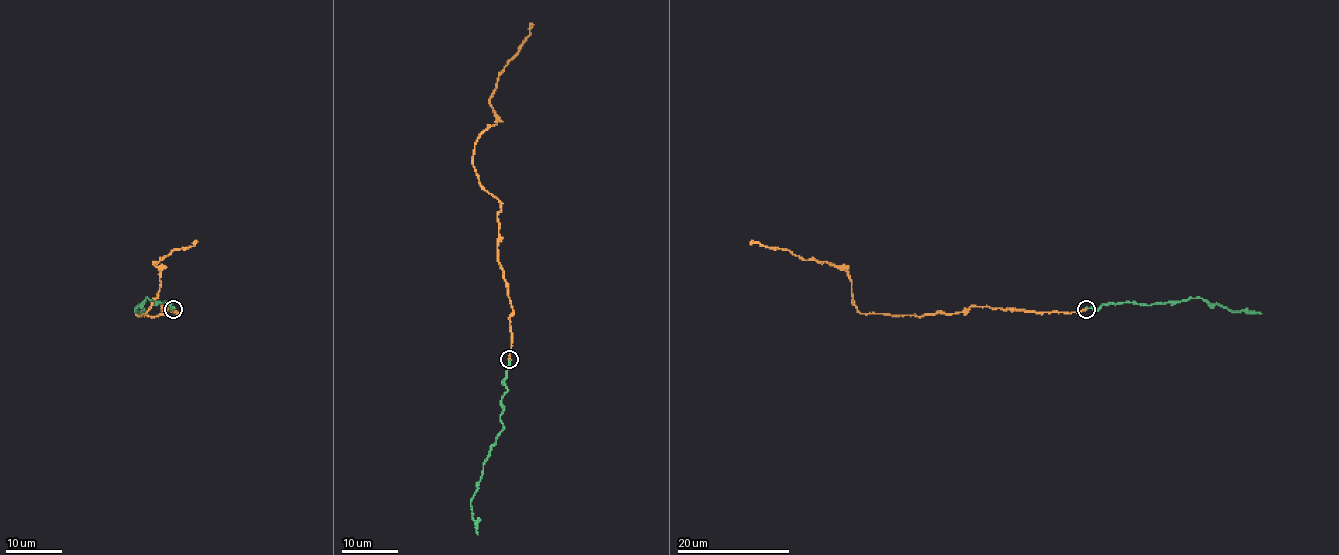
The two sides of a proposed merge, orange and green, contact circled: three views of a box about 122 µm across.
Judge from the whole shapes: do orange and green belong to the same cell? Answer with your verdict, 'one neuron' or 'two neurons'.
one neuron

